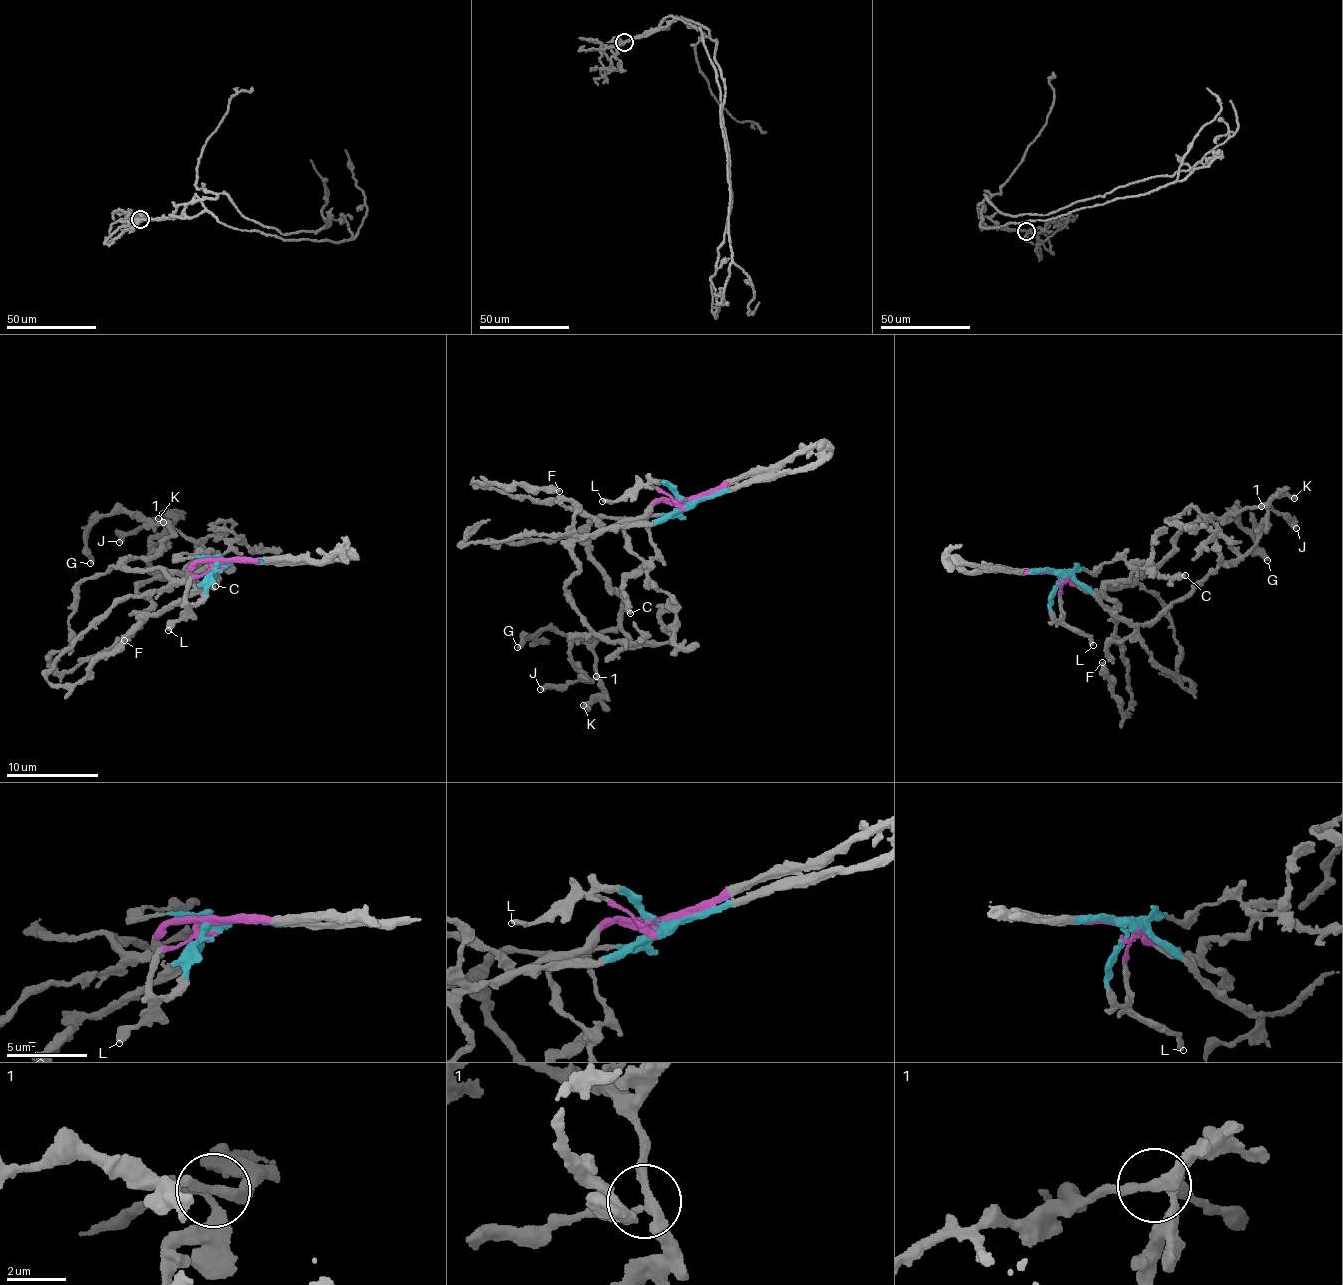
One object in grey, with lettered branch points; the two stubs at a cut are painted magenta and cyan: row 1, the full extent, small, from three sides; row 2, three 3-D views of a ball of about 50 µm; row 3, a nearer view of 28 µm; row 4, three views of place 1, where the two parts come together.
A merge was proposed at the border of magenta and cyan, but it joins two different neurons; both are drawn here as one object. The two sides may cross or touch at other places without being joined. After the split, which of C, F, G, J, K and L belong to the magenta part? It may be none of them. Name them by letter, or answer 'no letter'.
F, G, K, L

